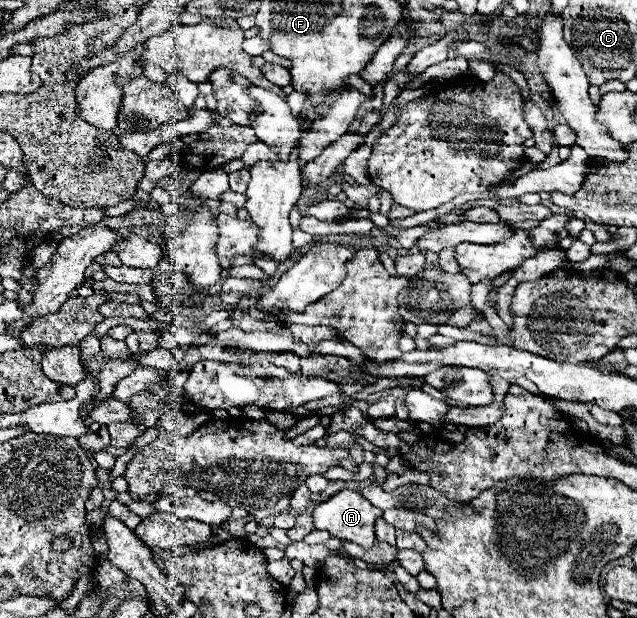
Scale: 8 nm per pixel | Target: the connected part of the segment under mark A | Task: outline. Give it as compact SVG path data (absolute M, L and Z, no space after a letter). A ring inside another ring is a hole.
M341 490L335 496L331 496L327 502L321 502L321 504L315 506L315 510L313 510L313 526L317 530L327 530L331 536L337 536L341 540L355 542L355 544L359 544L359 546L363 546L367 550L375 542L375 520L381 514L383 512L379 508L375 508L359 492L355 492L355 490Z

